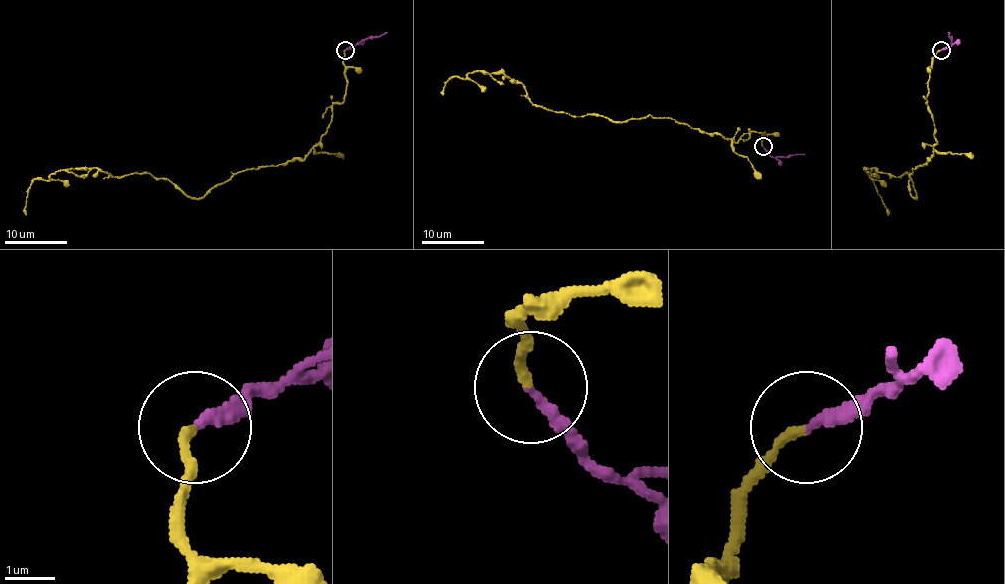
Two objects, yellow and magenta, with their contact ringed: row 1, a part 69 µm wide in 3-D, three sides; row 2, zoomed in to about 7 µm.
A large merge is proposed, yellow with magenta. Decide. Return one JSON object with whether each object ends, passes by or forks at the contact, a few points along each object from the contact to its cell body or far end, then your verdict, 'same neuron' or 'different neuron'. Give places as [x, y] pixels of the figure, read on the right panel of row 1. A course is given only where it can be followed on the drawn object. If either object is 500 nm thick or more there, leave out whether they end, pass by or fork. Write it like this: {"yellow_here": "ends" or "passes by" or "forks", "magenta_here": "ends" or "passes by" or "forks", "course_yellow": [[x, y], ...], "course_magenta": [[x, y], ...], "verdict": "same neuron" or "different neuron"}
{"yellow_here": "ends", "magenta_here": "ends", "course_yellow": [[941, 50], [925, 103], [936, 142], [910, 174], [916, 198], [907, 173], [866, 170], [888, 215]], "course_magenta": [[941, 50], [952, 44], [949, 32]], "verdict": "same neuron"}

